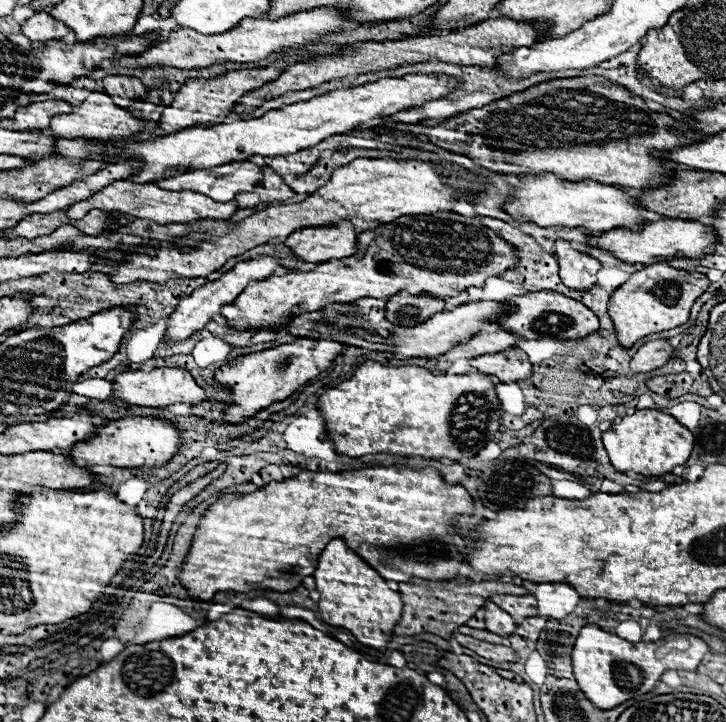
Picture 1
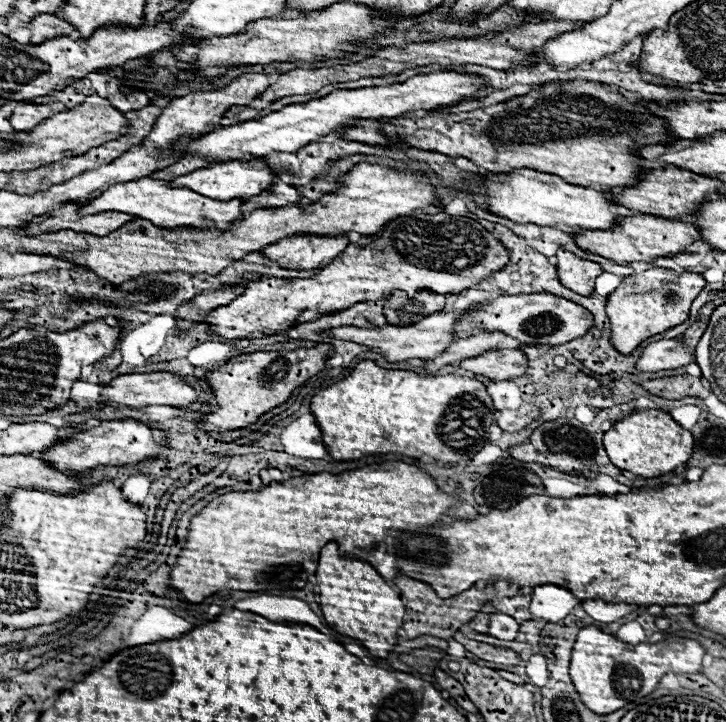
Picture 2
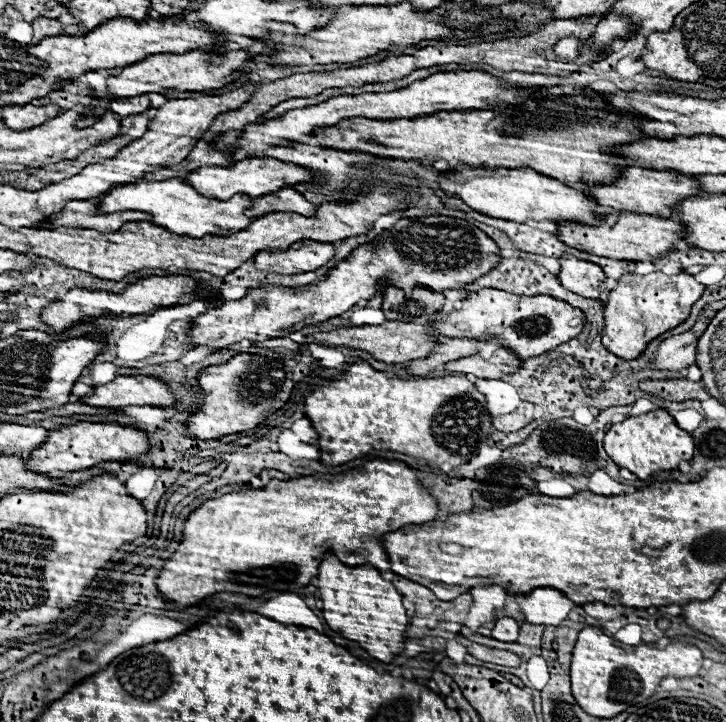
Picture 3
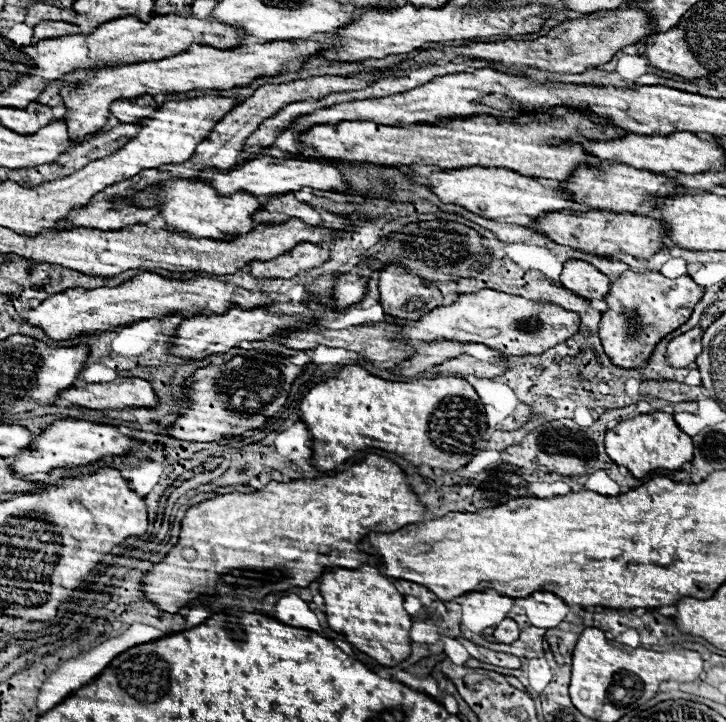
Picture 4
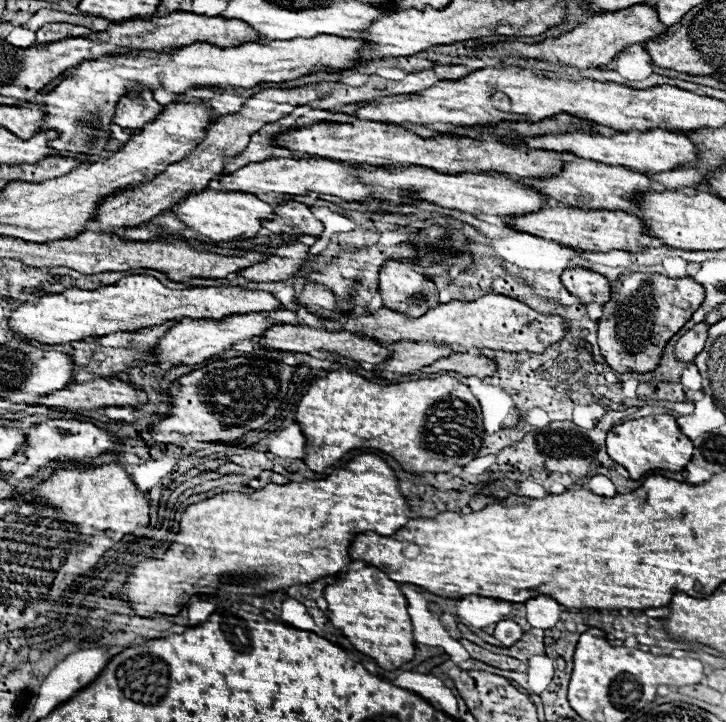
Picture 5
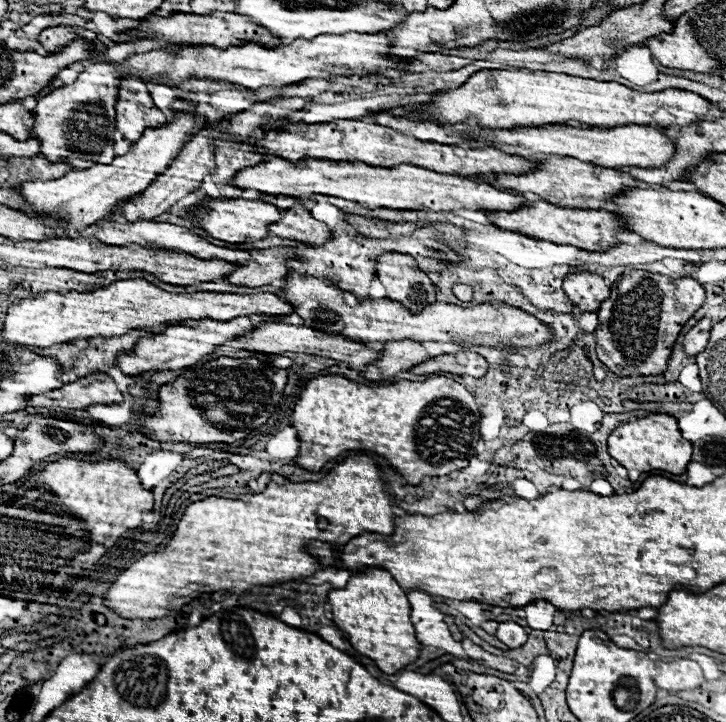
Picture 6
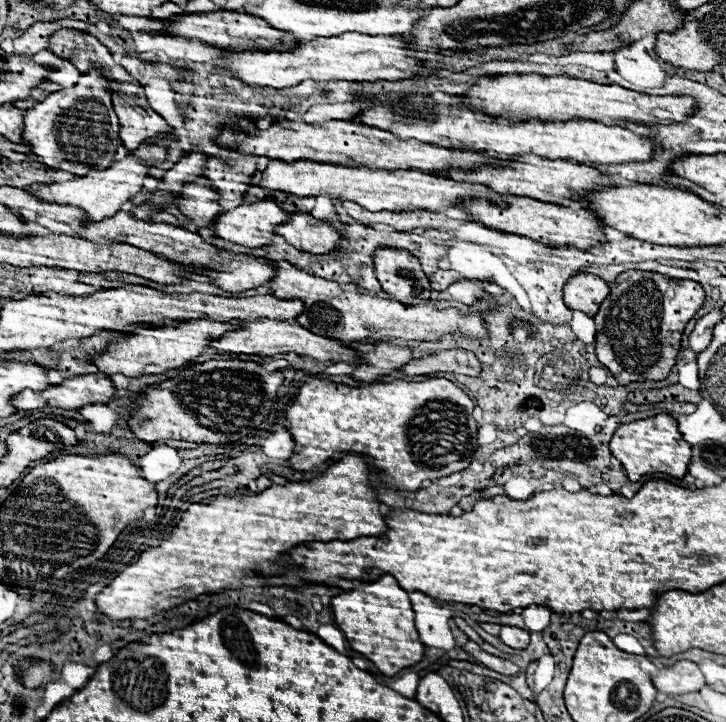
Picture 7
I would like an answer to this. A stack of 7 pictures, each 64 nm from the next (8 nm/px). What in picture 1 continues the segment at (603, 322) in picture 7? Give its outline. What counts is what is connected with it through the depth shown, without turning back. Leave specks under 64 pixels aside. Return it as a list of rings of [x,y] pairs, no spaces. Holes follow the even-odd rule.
[[[650,264],[644,270],[634,272],[620,288],[614,290],[608,304],[608,314],[614,322],[620,346],[632,348],[640,338],[648,334],[686,324],[694,300],[706,292],[708,284],[710,280],[704,274],[676,270],[666,264]]]

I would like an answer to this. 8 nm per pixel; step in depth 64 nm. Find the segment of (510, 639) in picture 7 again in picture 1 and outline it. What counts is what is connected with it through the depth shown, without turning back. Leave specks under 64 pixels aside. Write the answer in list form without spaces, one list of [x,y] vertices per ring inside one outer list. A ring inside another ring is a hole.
[[[486,602],[484,604],[484,616],[486,616],[486,630],[498,636],[512,636],[512,632],[516,630],[516,622],[512,620],[510,614],[506,614],[504,610],[500,610],[494,602]]]

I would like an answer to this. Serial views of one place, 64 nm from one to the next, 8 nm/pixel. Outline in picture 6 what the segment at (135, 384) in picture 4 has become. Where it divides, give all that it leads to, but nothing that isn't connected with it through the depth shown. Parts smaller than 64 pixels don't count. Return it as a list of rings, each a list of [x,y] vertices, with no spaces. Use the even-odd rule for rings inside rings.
[[[90,374],[64,384],[64,388],[28,396],[28,406],[82,410],[94,404],[120,404],[122,400],[124,396],[118,392],[116,382],[108,374]]]

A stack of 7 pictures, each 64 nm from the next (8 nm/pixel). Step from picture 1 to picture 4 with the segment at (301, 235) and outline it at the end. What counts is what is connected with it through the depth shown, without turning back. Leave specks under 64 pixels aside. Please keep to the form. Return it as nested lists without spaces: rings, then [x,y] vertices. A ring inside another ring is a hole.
[[[300,242],[296,244],[290,252],[266,260],[266,262],[252,262],[250,264],[250,274],[254,278],[294,278],[300,272],[306,272],[314,266],[320,266],[328,260],[330,250],[316,248],[310,242]]]

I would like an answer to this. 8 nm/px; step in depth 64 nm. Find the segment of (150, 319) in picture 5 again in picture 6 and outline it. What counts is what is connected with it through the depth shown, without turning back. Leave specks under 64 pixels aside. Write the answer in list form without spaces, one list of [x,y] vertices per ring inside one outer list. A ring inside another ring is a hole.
[[[120,280],[112,286],[94,292],[44,292],[10,304],[4,318],[2,342],[40,346],[48,348],[52,344],[64,344],[74,338],[94,338],[94,336],[122,336],[128,330],[140,326],[170,324],[182,320],[232,320],[238,316],[288,316],[294,306],[276,294],[220,294],[220,292],[194,292],[194,294],[170,294],[146,280]]]

